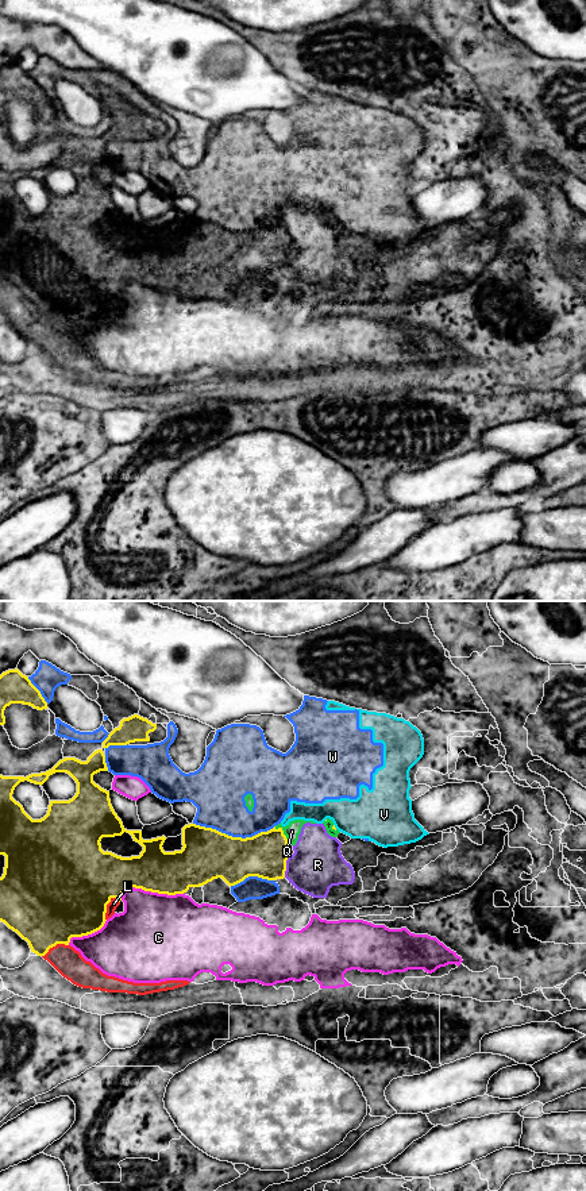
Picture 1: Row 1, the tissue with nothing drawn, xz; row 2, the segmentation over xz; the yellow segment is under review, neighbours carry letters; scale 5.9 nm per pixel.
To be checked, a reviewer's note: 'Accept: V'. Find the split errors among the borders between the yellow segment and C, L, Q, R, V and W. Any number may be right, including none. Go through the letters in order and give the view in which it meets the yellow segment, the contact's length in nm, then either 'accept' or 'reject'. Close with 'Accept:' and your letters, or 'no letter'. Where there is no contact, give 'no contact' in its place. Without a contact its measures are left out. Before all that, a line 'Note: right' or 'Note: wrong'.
Note: wrong
C: xz | 380 nm | reject
L: xz | 160 nm | accept
Q: xz | 120 nm | reject
R: xz | 120 nm | reject
V: xz | 40 nm | reject
W: xz | 480 nm | reject
Accept: L

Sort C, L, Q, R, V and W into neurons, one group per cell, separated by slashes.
C / L / Q R V W

